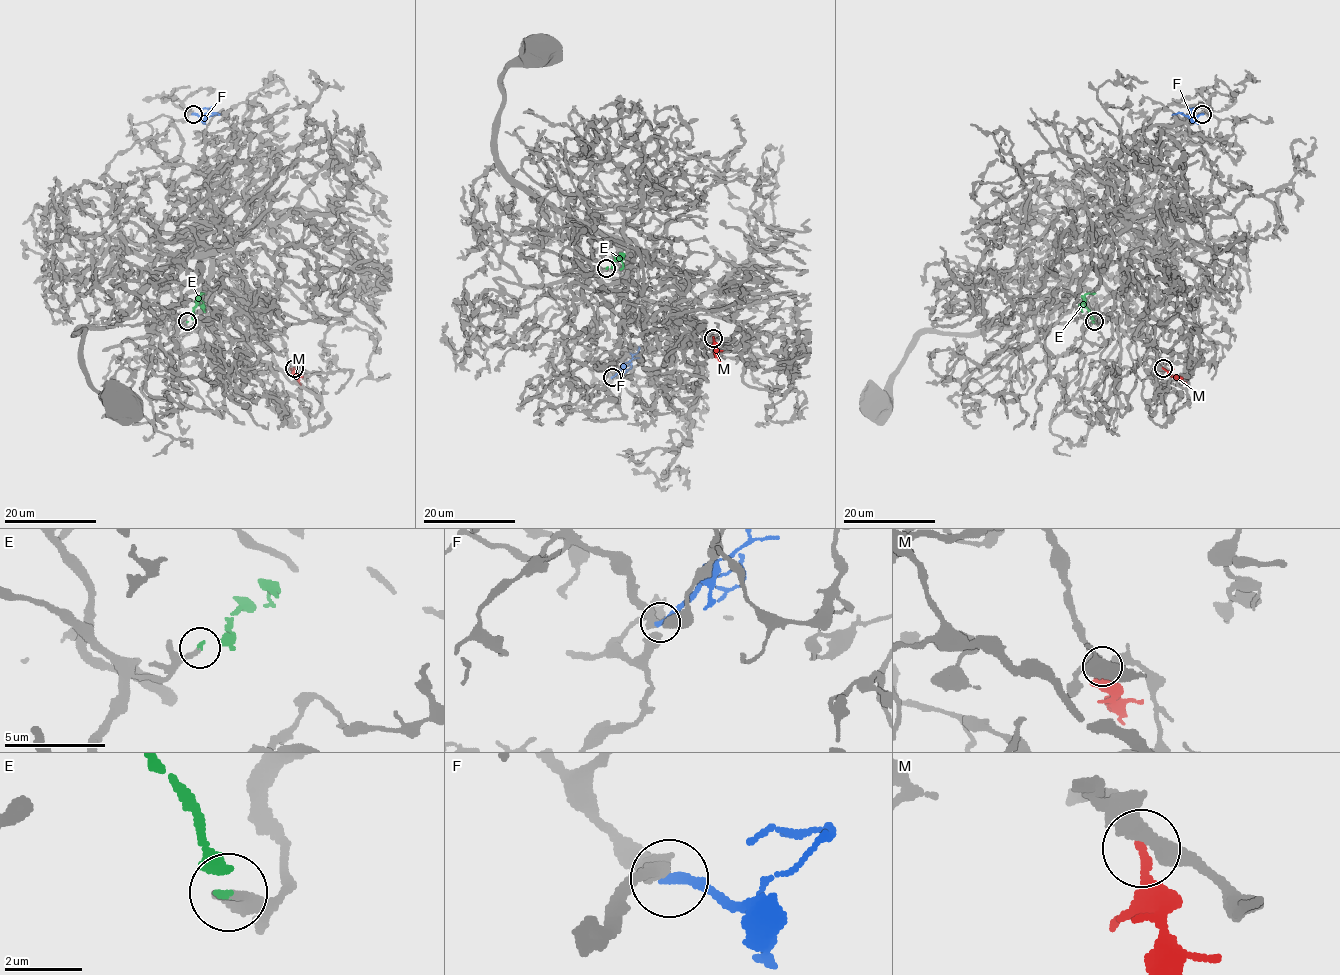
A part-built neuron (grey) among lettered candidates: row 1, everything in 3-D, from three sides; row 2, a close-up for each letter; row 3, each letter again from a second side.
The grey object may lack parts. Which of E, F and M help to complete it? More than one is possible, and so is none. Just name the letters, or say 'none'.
E

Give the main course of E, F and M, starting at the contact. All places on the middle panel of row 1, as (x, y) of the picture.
E: (606, 268), (620, 259), (620, 269)
F: (612, 377), (637, 352), (638, 346)
M: (713, 338), (715, 355), (720, 361)

